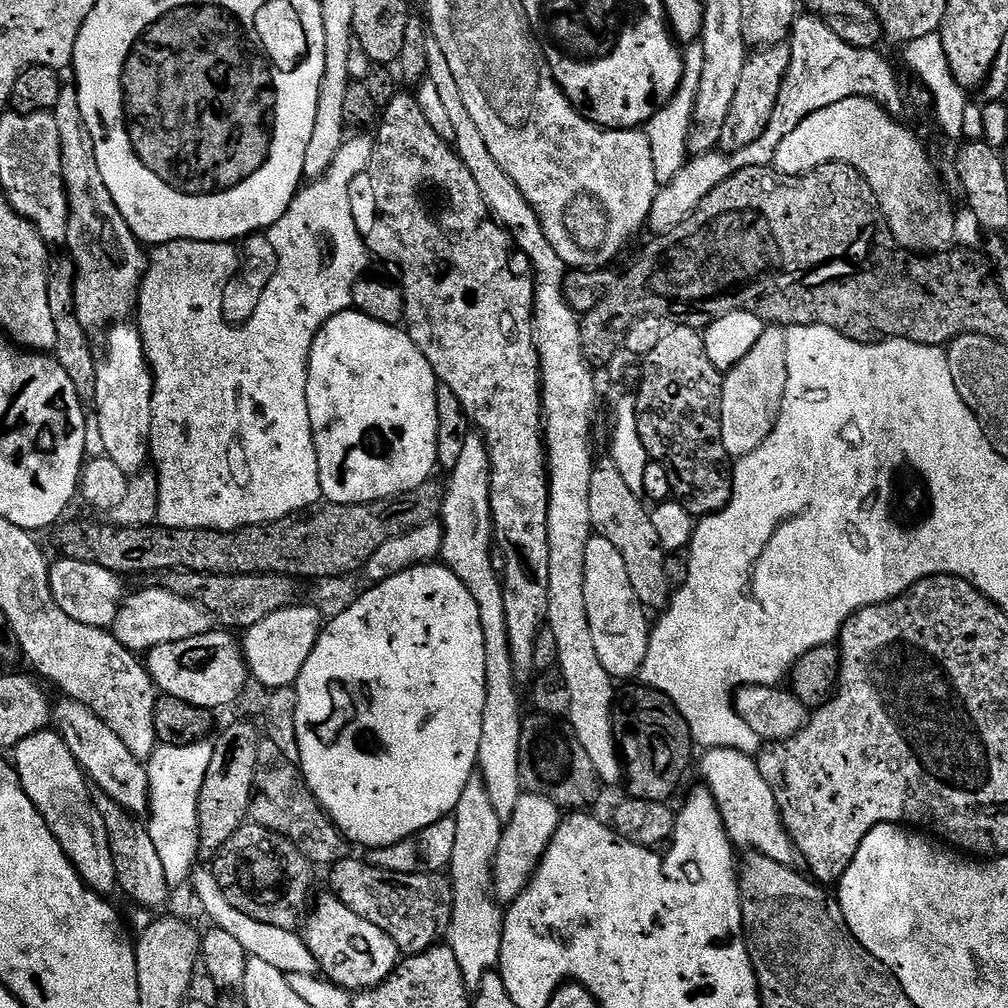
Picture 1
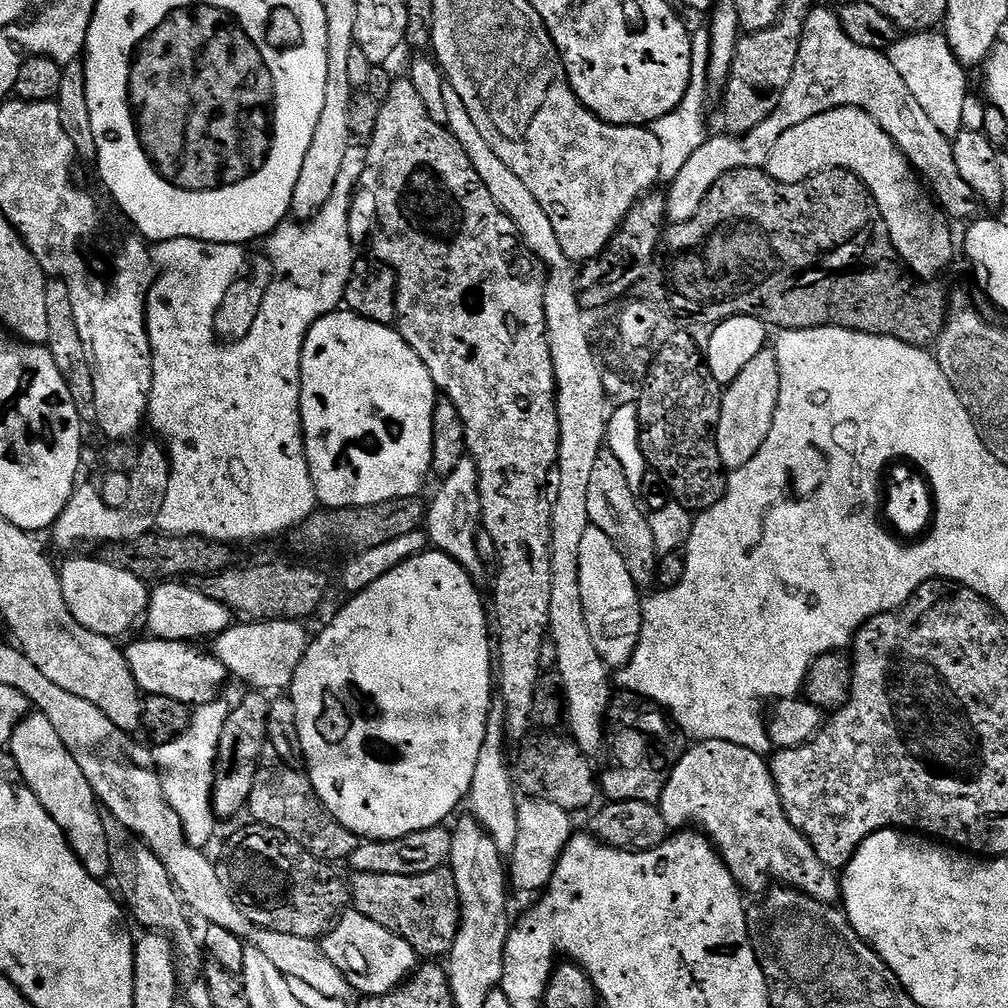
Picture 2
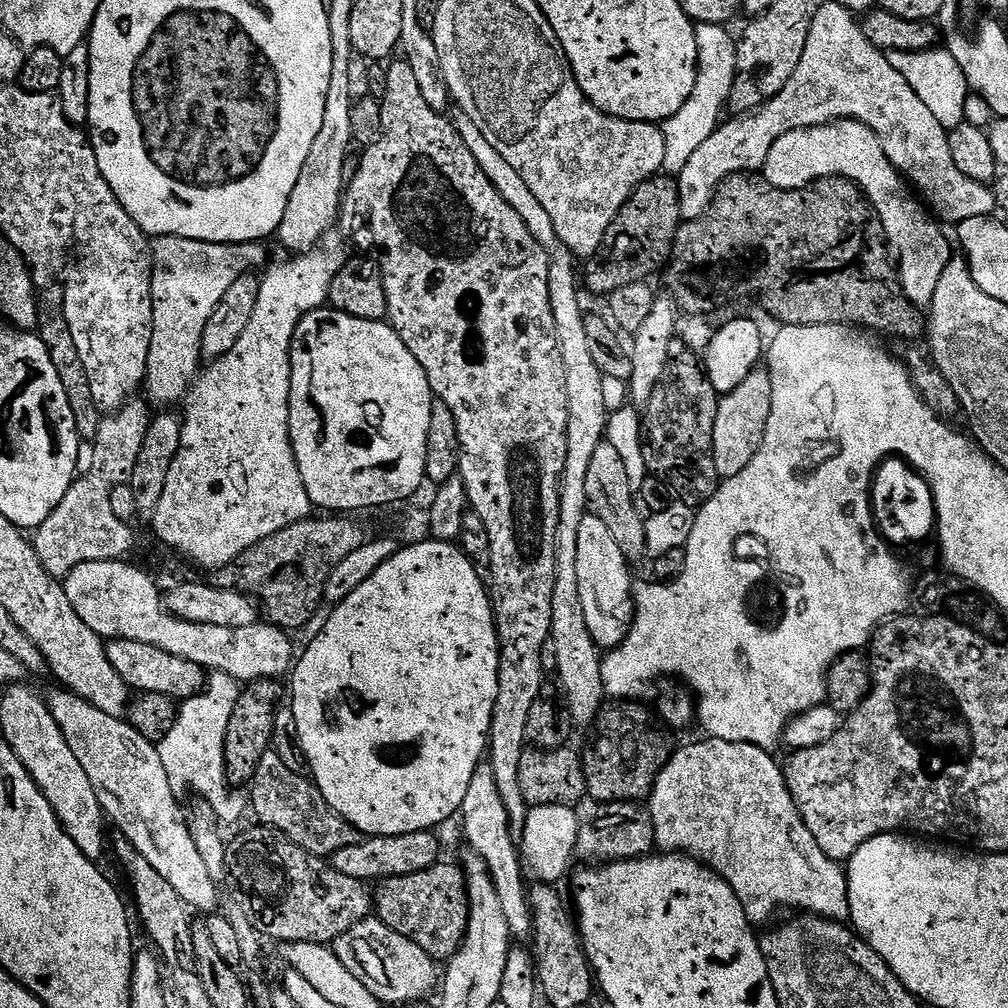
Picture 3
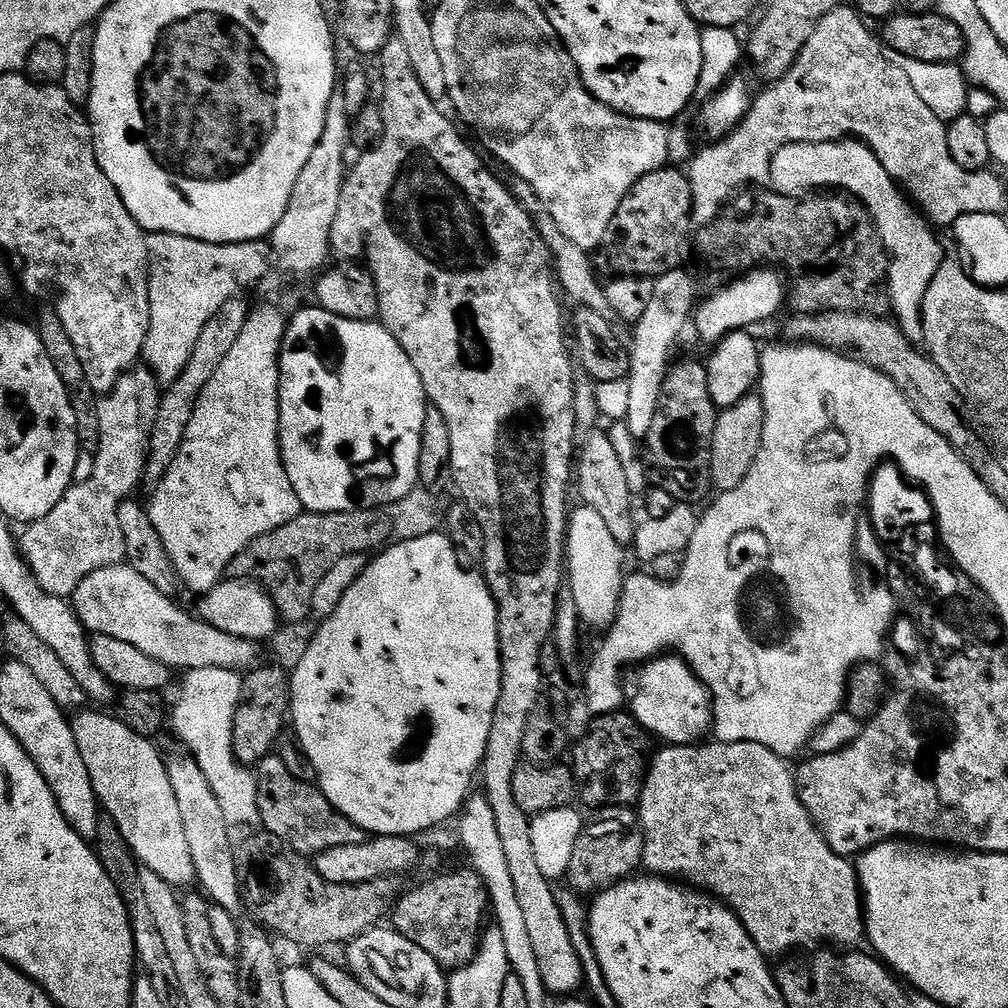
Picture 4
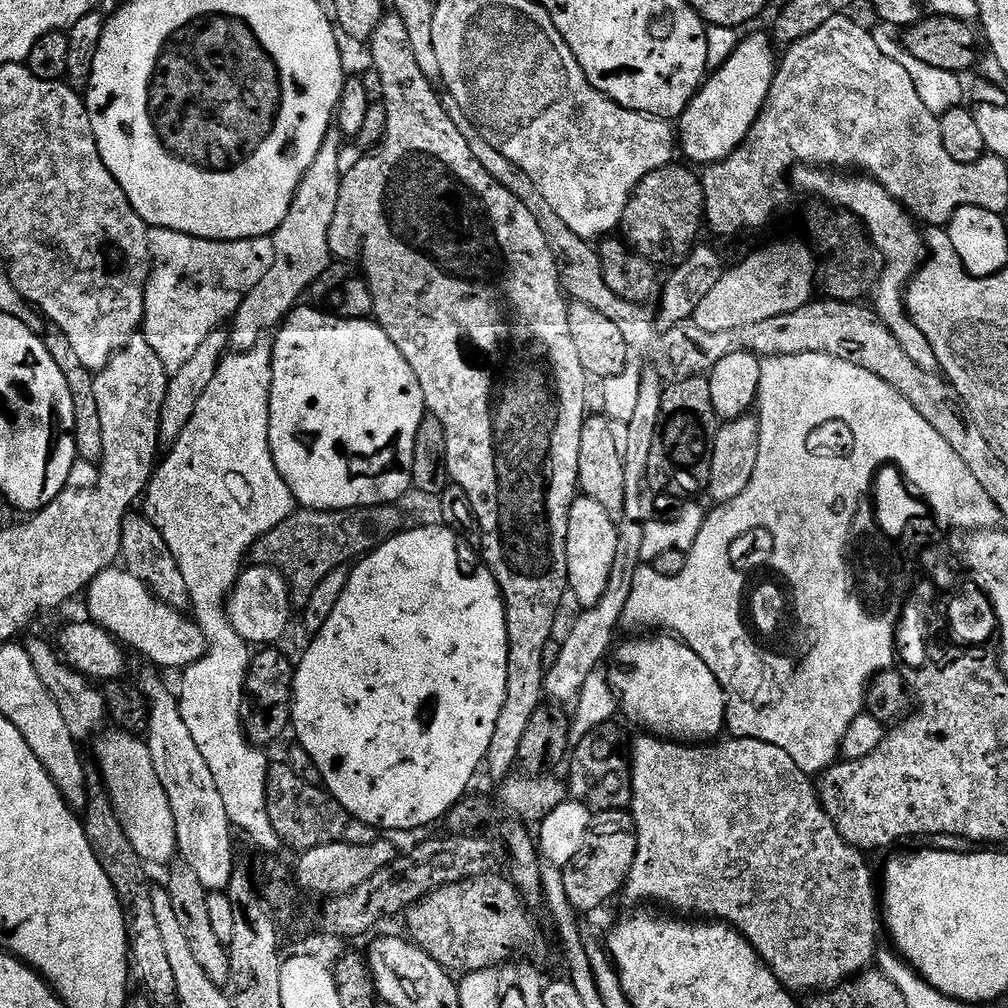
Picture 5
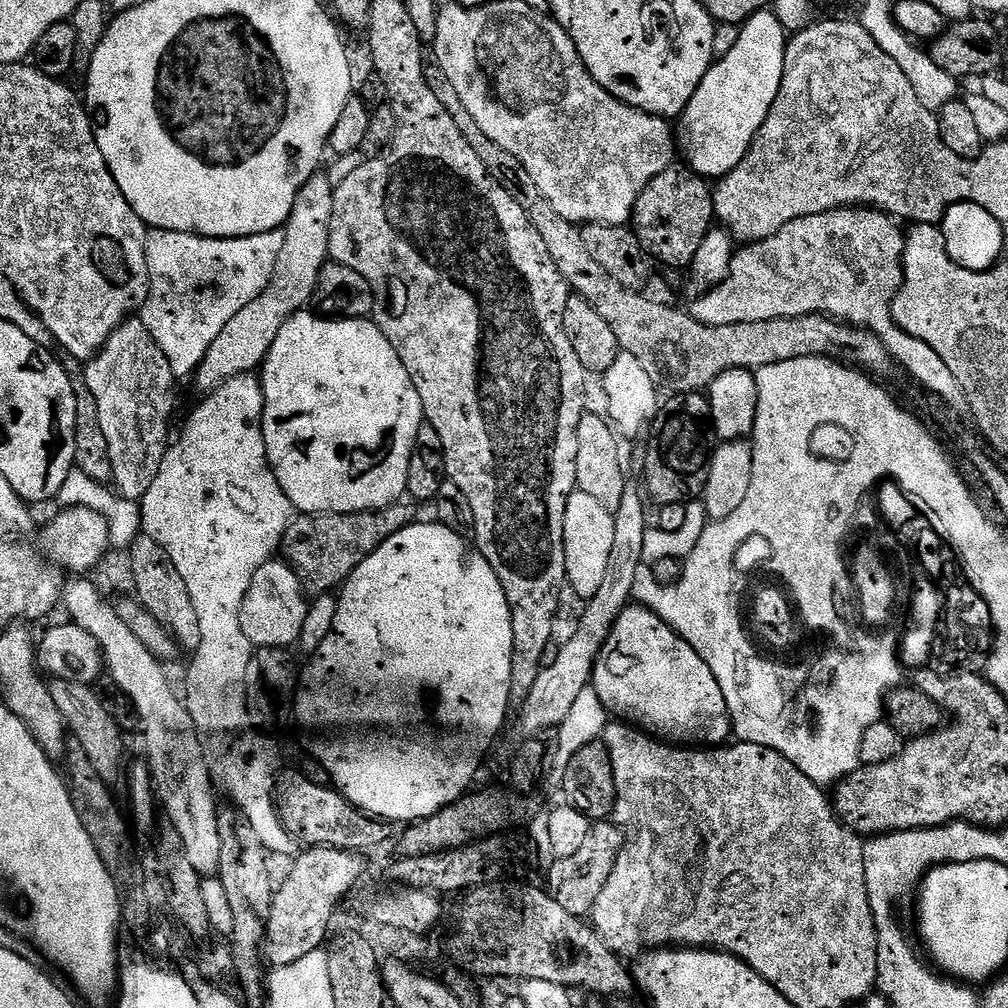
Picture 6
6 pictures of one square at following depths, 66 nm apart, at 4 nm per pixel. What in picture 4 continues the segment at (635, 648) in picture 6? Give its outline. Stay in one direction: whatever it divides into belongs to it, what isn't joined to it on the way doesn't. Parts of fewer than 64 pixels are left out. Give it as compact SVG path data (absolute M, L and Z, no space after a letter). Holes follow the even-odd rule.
M661 654L633 672L632 685L626 688L630 711L657 741L664 740L660 742L668 746L699 744L713 731L712 696L686 661L675 654Z

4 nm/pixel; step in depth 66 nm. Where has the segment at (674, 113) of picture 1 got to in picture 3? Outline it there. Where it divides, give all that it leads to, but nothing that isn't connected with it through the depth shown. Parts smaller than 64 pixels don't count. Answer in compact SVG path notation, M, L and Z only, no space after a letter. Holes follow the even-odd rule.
M696 24L698 62L700 64L694 82L694 90L690 94L686 106L682 106L682 110L678 110L678 114L674 114L669 120L663 121L662 124L664 141L666 142L666 158L664 159L663 171L673 178L679 177L680 171L686 167L686 162L690 162L690 157L698 150L698 146L702 146L702 142L706 142L706 138L710 138L710 134L714 134L722 123L720 115L723 114L724 108L726 112L726 105L736 77L736 40L734 36L727 32L728 30L722 24Z

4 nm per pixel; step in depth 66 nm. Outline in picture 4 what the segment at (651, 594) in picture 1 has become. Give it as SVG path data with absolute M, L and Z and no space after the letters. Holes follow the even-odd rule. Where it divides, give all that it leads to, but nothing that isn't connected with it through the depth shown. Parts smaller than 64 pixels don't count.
M596 430L587 437L588 440L583 441L581 452L578 456L578 469L575 471L576 484L580 486L580 496L585 505L594 510L598 510L598 514L602 514L602 518L606 518L606 526L610 526L610 534L614 534L614 538L621 546L628 546L633 543L636 537L638 525L638 517L632 513L632 500L634 493L630 490L630 486L626 482L626 474L622 471L622 462L618 459L618 445L610 442L608 432Z

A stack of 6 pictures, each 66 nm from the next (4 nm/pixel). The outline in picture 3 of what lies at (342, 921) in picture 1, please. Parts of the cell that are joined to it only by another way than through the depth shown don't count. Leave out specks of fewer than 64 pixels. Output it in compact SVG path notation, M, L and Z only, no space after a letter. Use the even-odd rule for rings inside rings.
M379 918L358 921L353 928L346 930L346 934L342 934L335 940L334 951L338 954L338 962L342 962L342 966L346 966L346 970L350 970L350 974L354 974L354 978L358 978L358 982L362 982L362 986L366 986L366 990L370 990L370 994L374 994L374 998L378 998L381 1005L412 1004L415 1000L426 999L435 988L437 991L437 961L428 956L426 950L422 950L422 946L418 946L414 942L410 942L410 938L390 930L390 926L383 924Z

